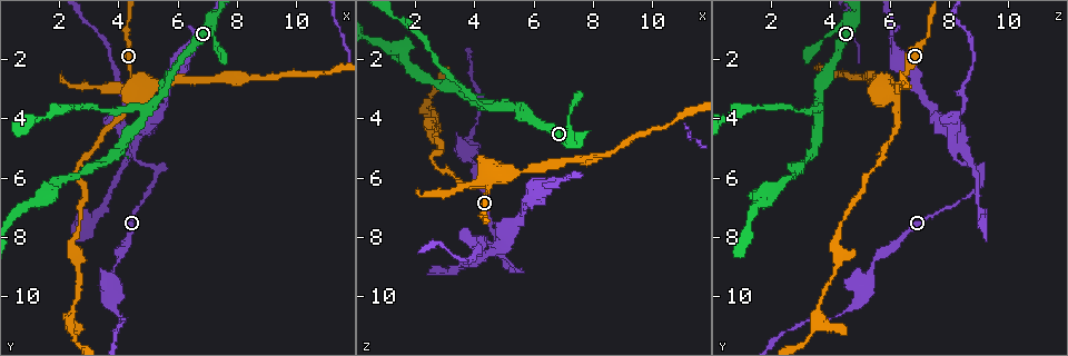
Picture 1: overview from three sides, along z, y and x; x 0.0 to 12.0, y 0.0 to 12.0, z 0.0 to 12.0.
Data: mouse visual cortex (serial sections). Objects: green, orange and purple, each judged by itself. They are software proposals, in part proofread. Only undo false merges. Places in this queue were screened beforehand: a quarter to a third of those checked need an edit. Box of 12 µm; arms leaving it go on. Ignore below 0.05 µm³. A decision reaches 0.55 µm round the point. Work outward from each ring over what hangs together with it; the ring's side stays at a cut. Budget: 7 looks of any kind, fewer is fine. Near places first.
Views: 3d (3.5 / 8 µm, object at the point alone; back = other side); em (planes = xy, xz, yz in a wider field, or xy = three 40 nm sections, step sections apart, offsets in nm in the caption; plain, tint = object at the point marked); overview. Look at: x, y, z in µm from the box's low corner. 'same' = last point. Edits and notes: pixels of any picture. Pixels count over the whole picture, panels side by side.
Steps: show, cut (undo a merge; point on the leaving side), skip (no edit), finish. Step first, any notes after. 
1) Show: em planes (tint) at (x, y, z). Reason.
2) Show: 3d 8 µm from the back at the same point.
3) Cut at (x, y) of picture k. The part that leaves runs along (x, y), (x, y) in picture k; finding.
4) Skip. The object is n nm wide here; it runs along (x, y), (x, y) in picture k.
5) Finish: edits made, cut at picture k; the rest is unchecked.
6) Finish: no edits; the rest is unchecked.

Show: 3d 3.5 µm at (4.5, 3.0, 6.0). Thick turns thin.

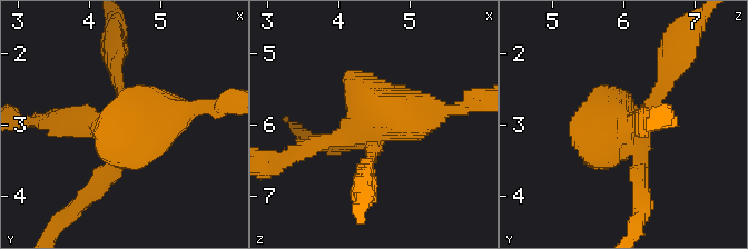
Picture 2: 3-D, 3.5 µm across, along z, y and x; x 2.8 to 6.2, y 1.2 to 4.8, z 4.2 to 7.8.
Show: em xy step 1 (plain) at (4.50, 3.05, 6.05). Now the EM.

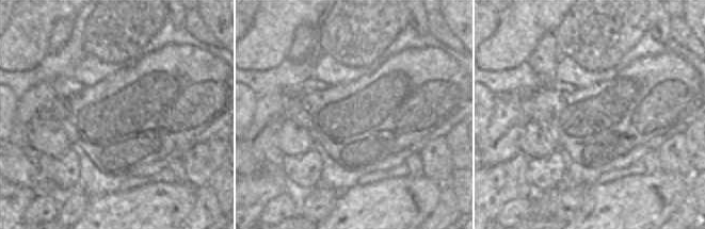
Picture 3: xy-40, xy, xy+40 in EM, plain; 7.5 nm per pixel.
Show: em xy step 1 (tint) at the same point.

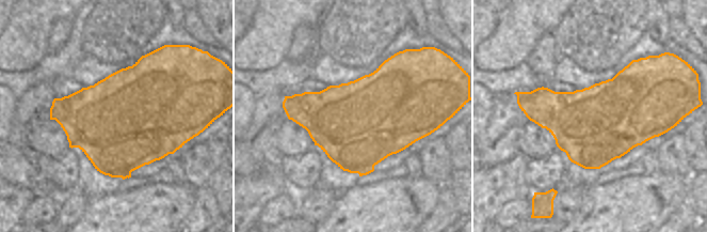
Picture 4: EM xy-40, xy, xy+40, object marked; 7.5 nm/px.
Cut at (603, 130) of picture 2. The part that leaves runs along (636, 131), (613, 128), (607, 107) in picture 2; a second cell is stuck on.

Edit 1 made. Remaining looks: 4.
Show: 3d 3.5 µm from the back at (4.9, 3.7, 3.7). Two arms in line, one across.

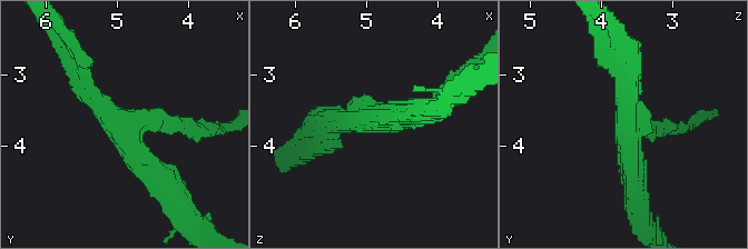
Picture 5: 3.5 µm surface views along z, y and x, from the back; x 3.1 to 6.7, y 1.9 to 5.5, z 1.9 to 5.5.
Show: em xy step 3 (plain) at (4.95, 3.75, 3.65). 3 arms meet here; the arms are 150, 200, 350 nm wide; need the tissue.

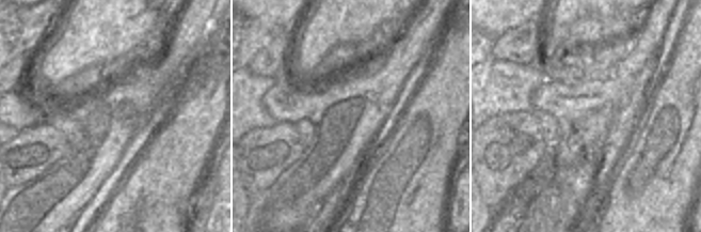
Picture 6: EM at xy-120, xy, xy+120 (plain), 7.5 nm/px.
Show: em xy step 3 (tint) at the same point.

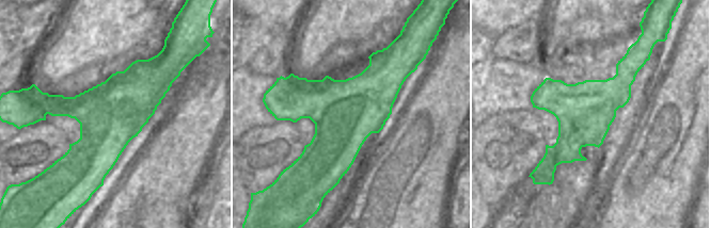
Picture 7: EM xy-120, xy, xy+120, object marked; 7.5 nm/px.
Skip. The object is 500 nm wide here; it runs along (75, 75), (170, 190) in picture 5; one cell here.

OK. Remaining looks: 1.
Finish: edits made, cut at picture 2; the rest is unchecked.

